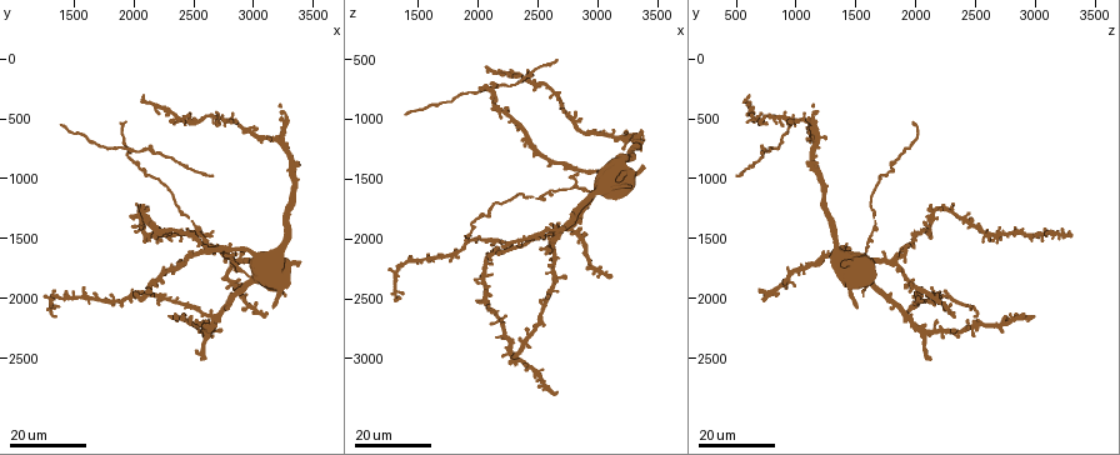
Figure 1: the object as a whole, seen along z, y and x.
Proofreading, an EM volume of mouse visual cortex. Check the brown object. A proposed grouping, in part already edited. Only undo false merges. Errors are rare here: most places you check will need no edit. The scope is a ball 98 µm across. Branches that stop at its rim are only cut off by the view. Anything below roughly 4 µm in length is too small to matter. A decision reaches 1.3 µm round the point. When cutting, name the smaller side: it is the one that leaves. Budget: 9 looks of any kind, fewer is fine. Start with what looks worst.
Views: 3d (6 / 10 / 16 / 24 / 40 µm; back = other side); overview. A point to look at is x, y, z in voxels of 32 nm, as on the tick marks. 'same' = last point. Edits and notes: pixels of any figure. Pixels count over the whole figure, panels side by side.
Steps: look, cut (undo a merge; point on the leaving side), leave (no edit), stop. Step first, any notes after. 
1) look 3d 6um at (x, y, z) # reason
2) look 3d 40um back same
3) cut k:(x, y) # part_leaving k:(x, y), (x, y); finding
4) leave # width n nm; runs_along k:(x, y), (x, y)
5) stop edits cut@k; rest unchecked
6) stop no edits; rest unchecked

look 3d 24um at (2120, 760, 720) # branch point

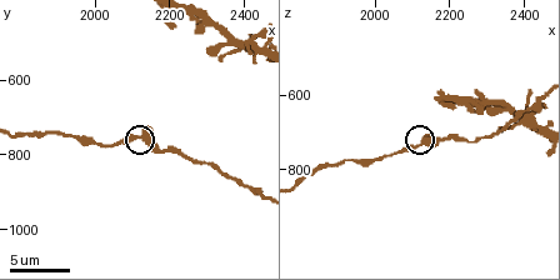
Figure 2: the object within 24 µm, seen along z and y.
look 3d 10um at (2120, 750, 730)

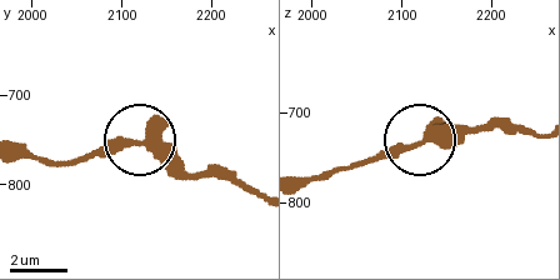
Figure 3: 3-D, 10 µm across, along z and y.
leave # arms 3; one cell here

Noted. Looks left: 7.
look 3d 16um at (1940, 800, 1860) # thick turns thin

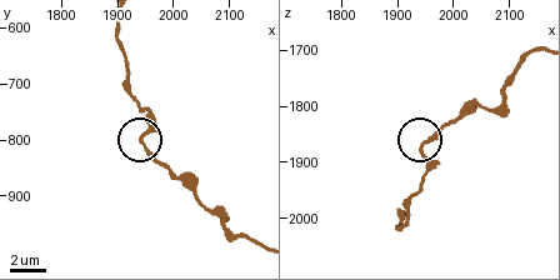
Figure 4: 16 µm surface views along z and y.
look 3d 6um at (1945, 805, 1875) # zoom in

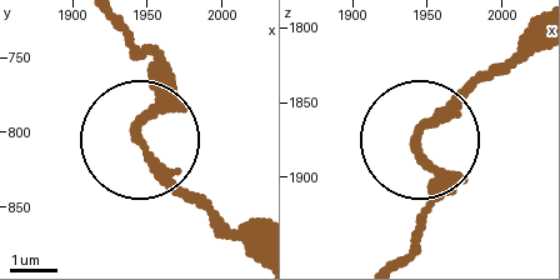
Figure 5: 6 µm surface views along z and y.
leave # width 180 nm; runs_along 5:(249, 245), (176, 186), (145, 138), (153, 46); all the same cell

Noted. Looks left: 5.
look 3d 24um at (2520, 1440, 1660) # thick turns thin

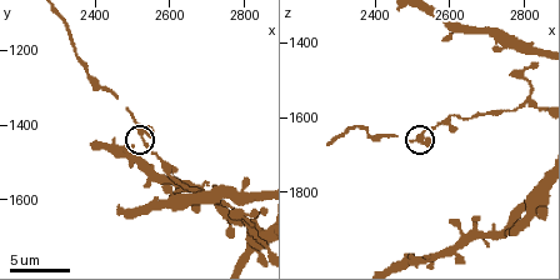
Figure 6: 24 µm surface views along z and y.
look 3d 6um at (2530, 1440, 1640)

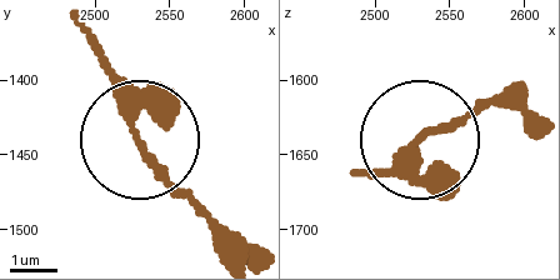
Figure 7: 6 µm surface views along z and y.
leave # runs_along 7:(239, 253), (151, 158), (95, 41); one cell here

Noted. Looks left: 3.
look 3d 24um at (1640, 700, 900) # calibre changes

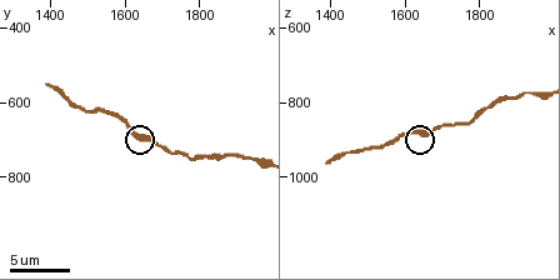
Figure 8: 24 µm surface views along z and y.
look 3d 6um at (1620, 680, 870)

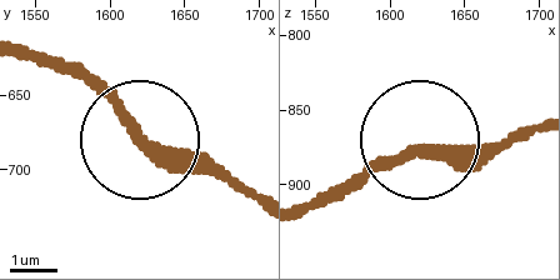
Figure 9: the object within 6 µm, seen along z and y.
leave # runs_along 9:(536, 126), (429, 143), (336, 186); one cell here

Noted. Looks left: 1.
stop no edits; rest unchecked

